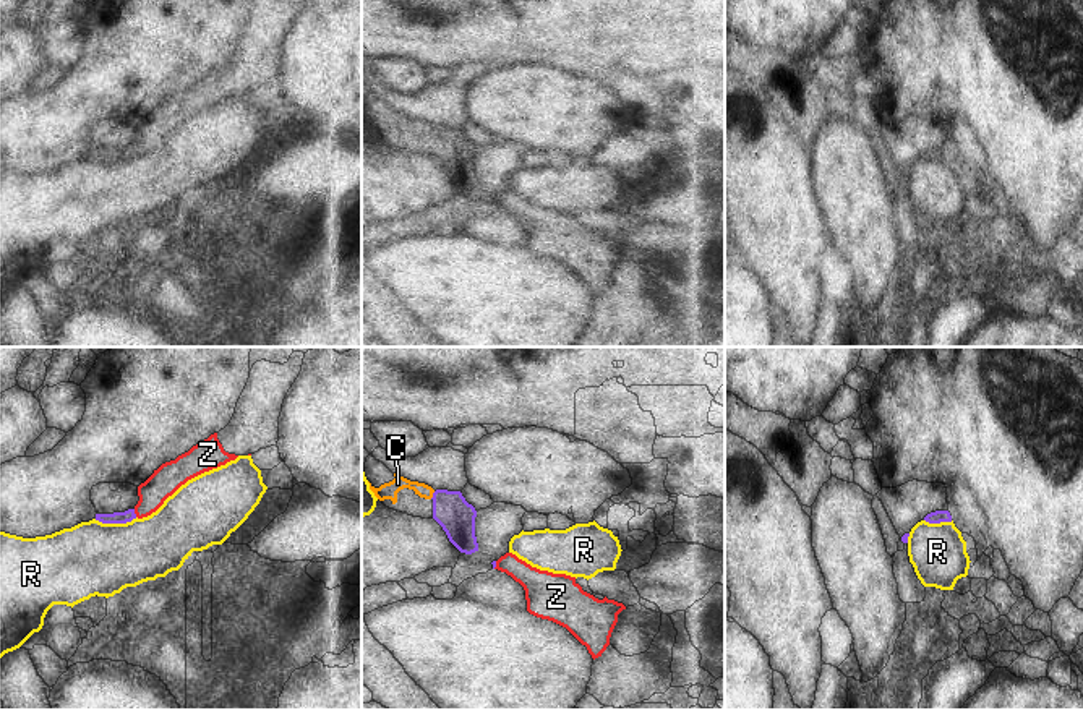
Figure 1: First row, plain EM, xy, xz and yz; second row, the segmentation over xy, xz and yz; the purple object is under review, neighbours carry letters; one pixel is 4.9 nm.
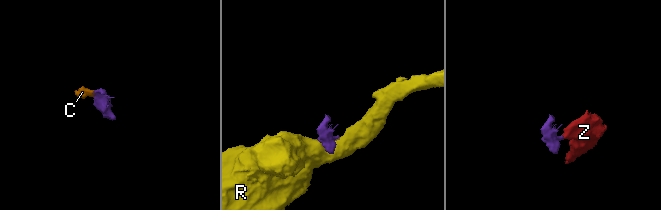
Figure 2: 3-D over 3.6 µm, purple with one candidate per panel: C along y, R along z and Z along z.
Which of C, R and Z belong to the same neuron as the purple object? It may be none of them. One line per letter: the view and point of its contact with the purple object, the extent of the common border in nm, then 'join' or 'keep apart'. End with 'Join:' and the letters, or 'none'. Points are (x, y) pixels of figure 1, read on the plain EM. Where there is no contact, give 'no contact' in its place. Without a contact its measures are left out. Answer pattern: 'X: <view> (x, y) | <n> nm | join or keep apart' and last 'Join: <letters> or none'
C: xz (433, 132) | 50 nm | join
R: xy (115, 159) | 220 nm | keep apart
Z: xy (133, 149) | 40 nm | join
Join: C, Z

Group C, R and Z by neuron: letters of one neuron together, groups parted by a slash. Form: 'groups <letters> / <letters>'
groups C Z / R

